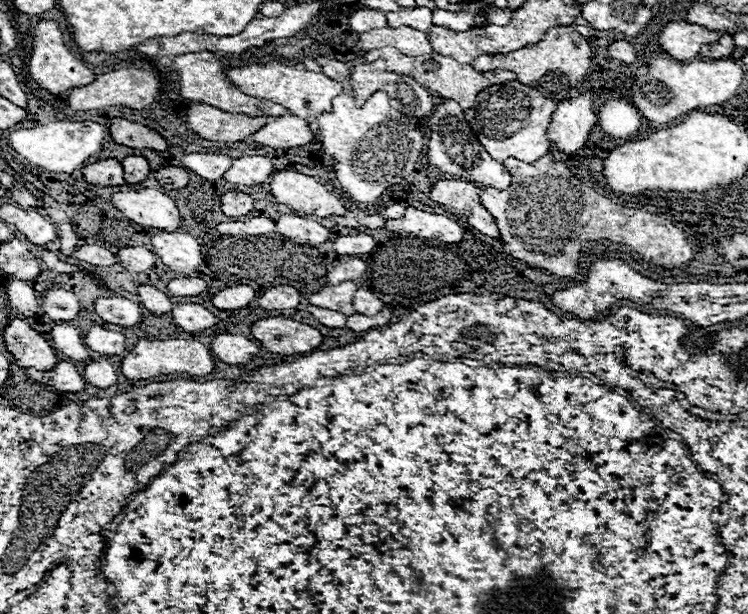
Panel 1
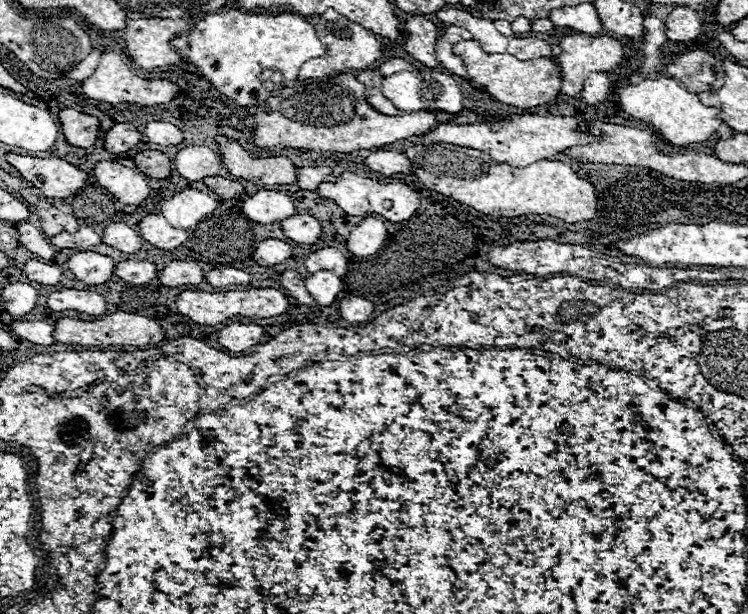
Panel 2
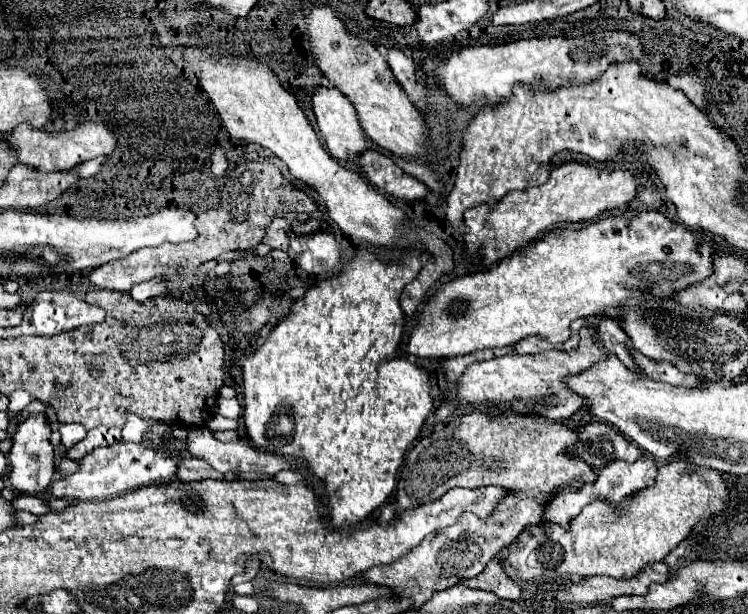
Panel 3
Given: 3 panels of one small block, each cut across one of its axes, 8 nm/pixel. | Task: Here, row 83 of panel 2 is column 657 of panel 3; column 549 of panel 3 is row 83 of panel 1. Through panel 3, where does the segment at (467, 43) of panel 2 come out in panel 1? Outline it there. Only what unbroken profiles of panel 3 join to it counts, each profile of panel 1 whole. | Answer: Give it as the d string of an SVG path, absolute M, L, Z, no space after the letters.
M558 26L546 30L544 38L538 44L528 44L518 52L510 52L506 56L478 56L472 66L478 68L478 72L490 72L500 68L512 70L522 84L540 90L546 98L564 100L570 96L570 90L584 78L586 70L590 68L590 46L586 38L580 36L574 28Z

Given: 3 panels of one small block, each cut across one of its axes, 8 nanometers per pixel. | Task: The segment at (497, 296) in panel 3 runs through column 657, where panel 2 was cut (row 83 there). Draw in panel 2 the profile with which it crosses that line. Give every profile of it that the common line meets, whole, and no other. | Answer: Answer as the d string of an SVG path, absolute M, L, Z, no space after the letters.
M240 10L202 18L188 30L188 36L174 38L172 46L180 50L216 90L240 106L256 106L266 98L278 96L282 88L298 80L298 70L306 60L326 54L328 48L318 40L314 26L298 14L244 14Z

